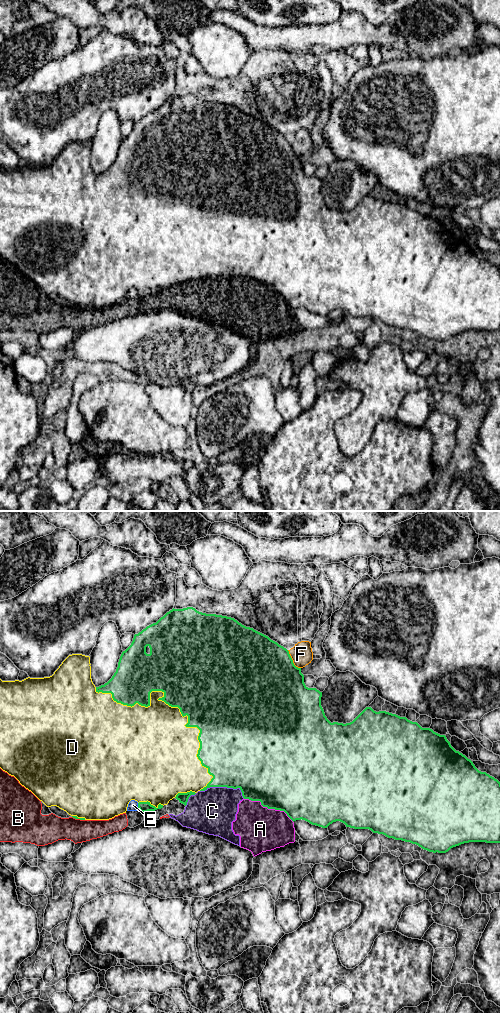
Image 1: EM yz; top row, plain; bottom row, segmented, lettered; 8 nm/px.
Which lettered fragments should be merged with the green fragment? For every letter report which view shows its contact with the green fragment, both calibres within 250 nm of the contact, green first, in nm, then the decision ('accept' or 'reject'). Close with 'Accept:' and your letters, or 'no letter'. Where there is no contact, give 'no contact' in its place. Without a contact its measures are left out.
A: yz | 480/360 nm | reject
B: yz | 20/220 nm | reject
C: yz | 480/360 nm | reject
D: yz | 460/460 nm | accept
E: yz | 80/80 nm | reject
F: yz | 500/170 nm | reject
Accept: D

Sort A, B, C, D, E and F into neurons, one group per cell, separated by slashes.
A B C / D / E / F

